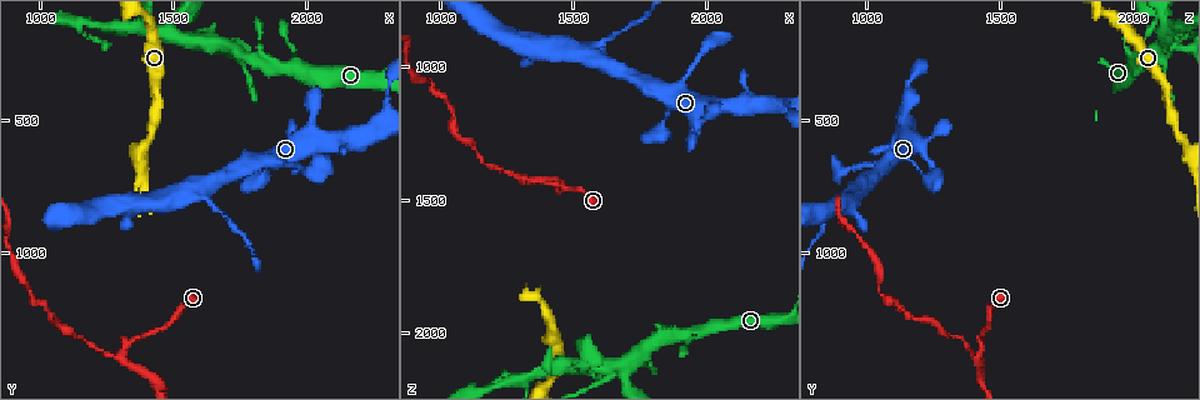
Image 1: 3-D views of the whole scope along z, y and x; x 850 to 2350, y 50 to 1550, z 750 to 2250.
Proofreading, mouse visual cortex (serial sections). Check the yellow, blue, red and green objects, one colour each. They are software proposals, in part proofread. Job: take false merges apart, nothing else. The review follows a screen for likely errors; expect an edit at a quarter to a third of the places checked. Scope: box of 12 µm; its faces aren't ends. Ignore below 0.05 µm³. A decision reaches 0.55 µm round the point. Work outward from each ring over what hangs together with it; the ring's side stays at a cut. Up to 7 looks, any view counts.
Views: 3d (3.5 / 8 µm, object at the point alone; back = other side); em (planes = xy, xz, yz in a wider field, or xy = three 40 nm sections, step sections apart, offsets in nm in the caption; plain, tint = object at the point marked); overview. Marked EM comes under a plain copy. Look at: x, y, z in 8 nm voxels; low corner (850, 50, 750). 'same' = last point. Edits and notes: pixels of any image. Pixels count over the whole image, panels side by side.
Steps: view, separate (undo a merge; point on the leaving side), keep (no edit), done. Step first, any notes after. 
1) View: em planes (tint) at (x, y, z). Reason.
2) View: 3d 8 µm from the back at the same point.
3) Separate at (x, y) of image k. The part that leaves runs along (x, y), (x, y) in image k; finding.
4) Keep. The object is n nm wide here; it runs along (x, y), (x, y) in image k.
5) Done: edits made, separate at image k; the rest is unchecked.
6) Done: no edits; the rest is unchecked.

View: 3d 3.5 µm at (1570, 790, 940). Two arms in line, one across.

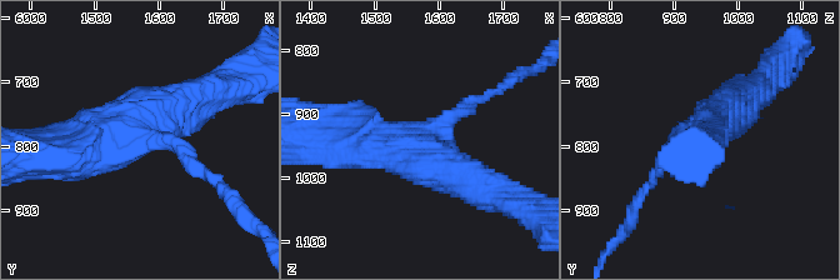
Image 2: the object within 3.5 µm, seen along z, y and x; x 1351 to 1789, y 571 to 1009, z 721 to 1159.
View: em xy step 2 (tint) at (1570, 790, 940). 3 arms meet here; the arms are 200, 500, 600 nm wide.

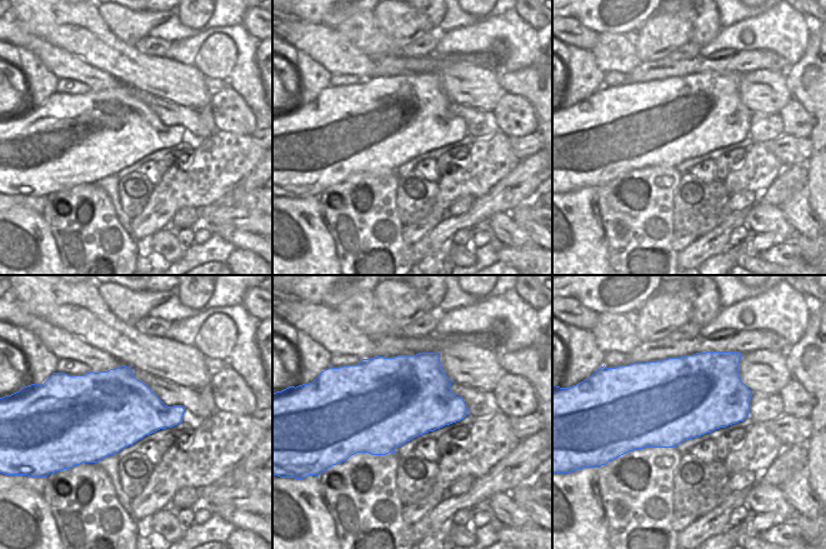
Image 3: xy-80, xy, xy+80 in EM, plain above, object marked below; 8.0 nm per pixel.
Keep. One cell here.

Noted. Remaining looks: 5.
View: 3d 3.5 µm at (1300, 1380, 1430). Arms part here.

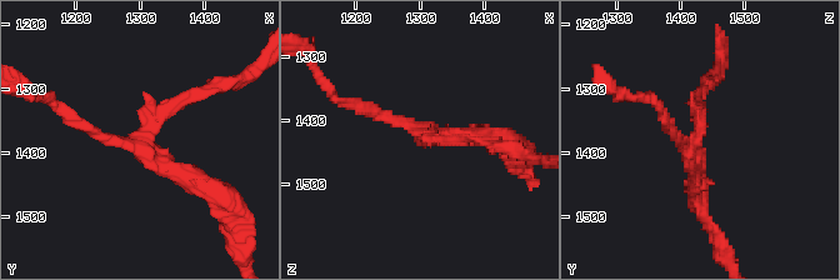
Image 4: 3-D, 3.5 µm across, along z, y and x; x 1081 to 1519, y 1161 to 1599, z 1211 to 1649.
View: em xy step 1 (tint) at (1305, 1375, 1425).

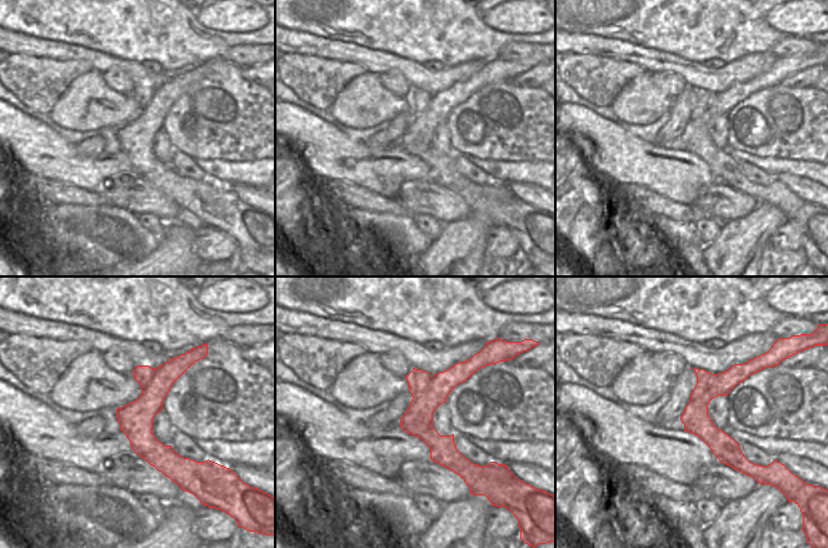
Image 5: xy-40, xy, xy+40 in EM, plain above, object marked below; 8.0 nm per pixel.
Keep. 3 arms meet here; the arms are 150, 150, 200 nm wide; it runs along (175, 365), (144, 409), (168, 473) in image 5; all the same cell.

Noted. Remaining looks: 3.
View: 3d 3.5 µm at (1460, 180, 2120). Looks like a crossing.

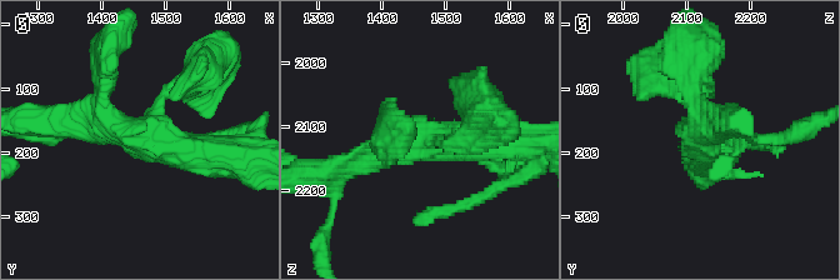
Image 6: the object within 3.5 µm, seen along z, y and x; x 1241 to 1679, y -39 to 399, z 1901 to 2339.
View: em xy step 2 (tint) at (1465, 170, 2125).

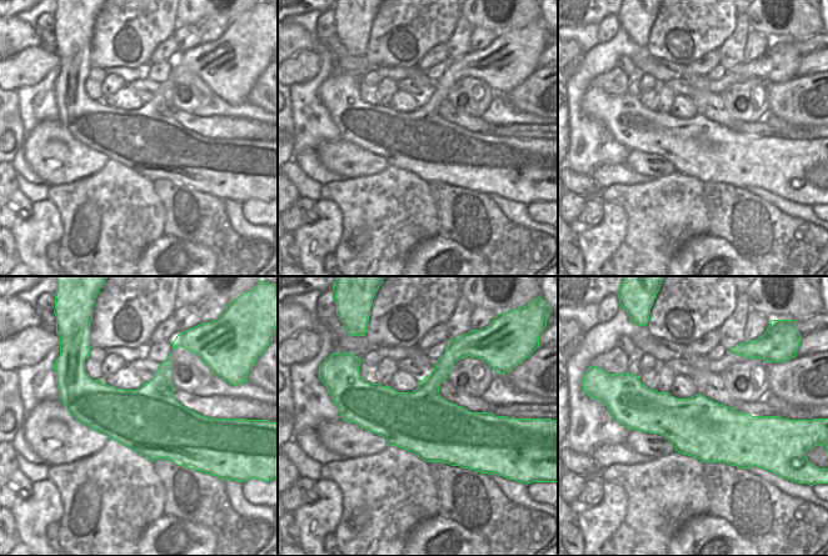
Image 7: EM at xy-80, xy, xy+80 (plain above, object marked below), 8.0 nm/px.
Keep. 4 arms meet here; it runs along (224, 150), (66, 124) in image 6; one cell here.

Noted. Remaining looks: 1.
Done: no edits; the rest is unchecked.

